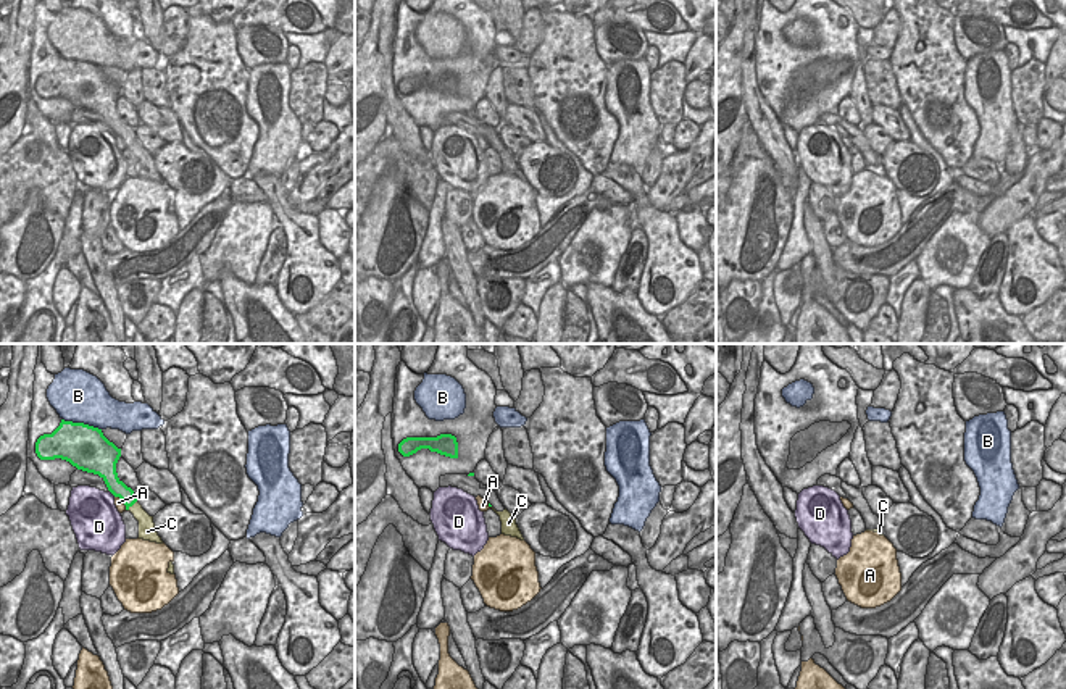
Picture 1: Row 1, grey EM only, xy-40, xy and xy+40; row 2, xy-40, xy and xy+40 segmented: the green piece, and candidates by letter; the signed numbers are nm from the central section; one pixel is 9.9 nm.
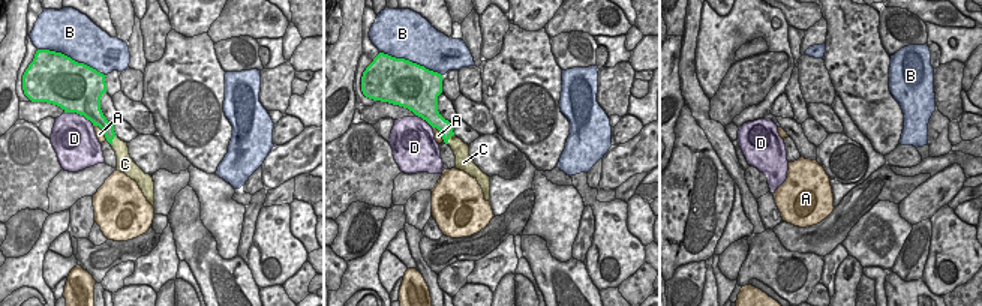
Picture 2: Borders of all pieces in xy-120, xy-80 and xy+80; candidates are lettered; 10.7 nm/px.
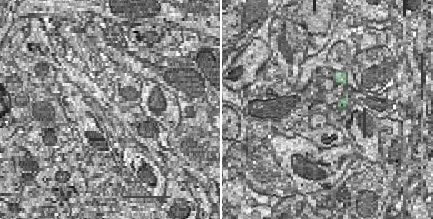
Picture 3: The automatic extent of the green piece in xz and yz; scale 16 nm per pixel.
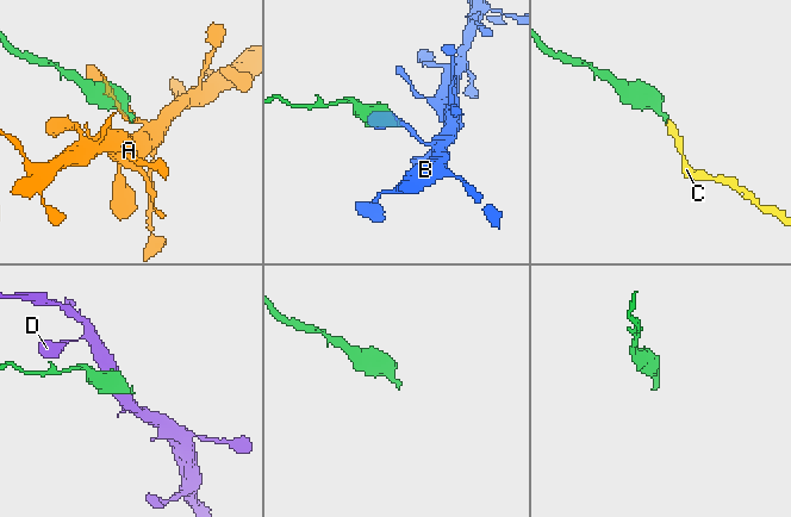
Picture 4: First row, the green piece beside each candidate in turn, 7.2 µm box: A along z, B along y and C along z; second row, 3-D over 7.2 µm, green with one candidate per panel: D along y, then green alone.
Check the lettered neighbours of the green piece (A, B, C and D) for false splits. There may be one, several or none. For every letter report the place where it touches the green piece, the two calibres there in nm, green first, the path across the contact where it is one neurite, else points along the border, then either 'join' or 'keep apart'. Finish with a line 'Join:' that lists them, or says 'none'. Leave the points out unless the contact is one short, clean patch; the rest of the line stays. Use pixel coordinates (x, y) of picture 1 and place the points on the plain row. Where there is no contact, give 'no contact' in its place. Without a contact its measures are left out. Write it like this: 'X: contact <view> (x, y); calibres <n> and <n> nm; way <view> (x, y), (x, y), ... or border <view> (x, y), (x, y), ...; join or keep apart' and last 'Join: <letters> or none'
A: contact xy-40 (123, 139); calibres 160 and 90 nm; keep apart
B: contact xy-40 (83, 62); calibres 440 and 480 nm; keep apart
C: contact xy-40 (133, 142); calibres 160 and 160 nm; way xy-40 (115, 125), (133, 142), (145, 160); join
D: contact xy-40 (113, 133); calibres 190 and 440 nm; keep apart
Join: C

